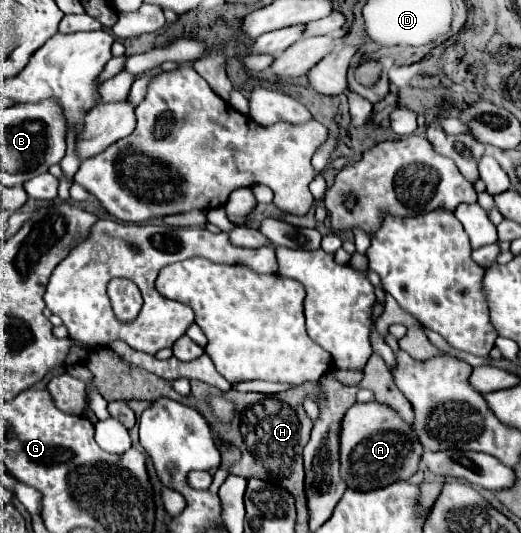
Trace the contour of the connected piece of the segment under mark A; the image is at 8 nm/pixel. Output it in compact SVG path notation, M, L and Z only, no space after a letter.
M377 401L355 403L343 419L341 433L341 473L351 489L377 489L401 479L409 479L419 465L423 445L413 429L397 411Z

